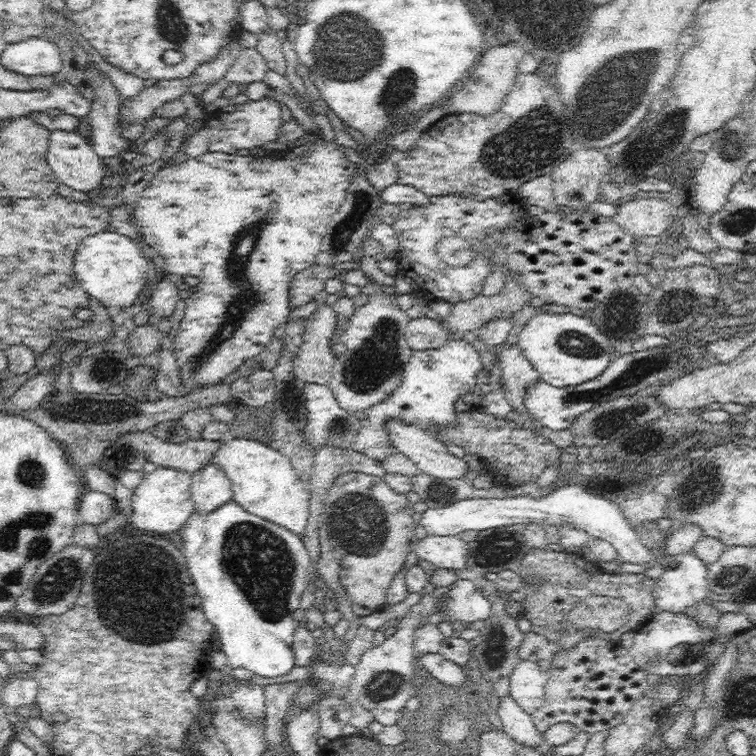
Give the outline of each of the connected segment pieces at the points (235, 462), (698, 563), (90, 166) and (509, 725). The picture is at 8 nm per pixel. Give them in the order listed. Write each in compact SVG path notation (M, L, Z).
M231 437L222 441L215 460L216 465L230 479L234 502L250 514L302 536L308 524L310 495L288 457L275 448L252 446L252 440L246 437Z
M694 551L669 555L670 563L656 580L654 608L656 612L684 613L688 606L709 596L707 564Z
M54 130L51 132L46 160L62 184L66 184L74 190L86 192L90 196L93 196L100 188L106 174L102 159L96 154L91 143L74 131Z
M509 694L499 702L497 713L503 725L501 730L509 734L517 746L538 747L538 745L544 745L542 734L533 724L532 715L525 713Z

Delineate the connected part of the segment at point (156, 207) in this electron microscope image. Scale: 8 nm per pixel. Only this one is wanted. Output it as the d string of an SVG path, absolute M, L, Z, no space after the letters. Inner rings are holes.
M322 138L315 143L286 147L276 156L264 158L207 152L162 167L141 193L133 216L144 245L150 253L162 256L167 273L195 276L199 280L185 300L186 310L175 319L178 332L172 345L187 393L220 384L243 363L260 355L273 340L275 331L286 324L291 313L289 284L295 274L314 265L331 216L342 206L345 192L358 172L358 165L348 160L334 143ZM250 236L252 242L244 244ZM250 244L252 250L240 250L242 246L250 248Z

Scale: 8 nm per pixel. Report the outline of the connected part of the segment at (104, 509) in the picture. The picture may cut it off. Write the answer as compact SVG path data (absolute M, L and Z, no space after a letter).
M84 488L77 504L79 521L90 525L106 522L118 511L116 501L109 494Z

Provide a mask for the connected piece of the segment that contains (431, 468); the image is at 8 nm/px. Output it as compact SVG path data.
M386 420L386 429L393 452L402 452L408 459L411 459L420 467L422 473L430 475L438 480L464 479L469 472L469 465L464 460L453 456L448 452L447 445L444 444L432 432L422 429L418 424L410 424L401 420Z

